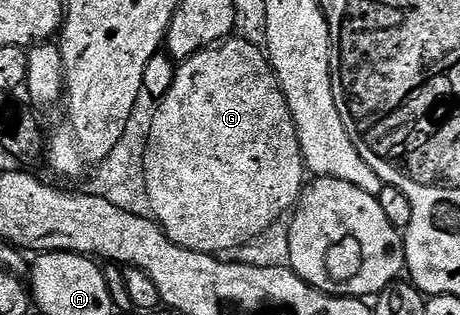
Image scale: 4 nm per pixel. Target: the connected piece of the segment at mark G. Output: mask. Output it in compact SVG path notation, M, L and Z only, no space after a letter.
M230 38L222 43L214 44L212 48L205 48L201 52L195 53L190 60L184 61L180 65L181 68L173 76L173 81L169 84L169 89L165 92L165 97L161 100L161 105L155 108L149 122L149 141L147 142L147 150L145 151L145 177L147 178L147 198L149 199L149 210L152 219L160 224L161 229L171 238L171 242L175 242L179 246L183 246L187 250L195 250L196 252L207 252L210 254L229 254L234 249L244 246L245 243L251 242L256 235L263 234L265 230L273 223L280 221L286 214L292 213L296 209L301 194L305 190L307 183L307 169L303 158L301 157L301 147L299 146L299 138L295 130L295 122L291 118L291 110L287 106L287 98L281 93L281 83L277 80L277 73L273 70L273 65L269 63L268 55L258 45L252 44L240 38Z

